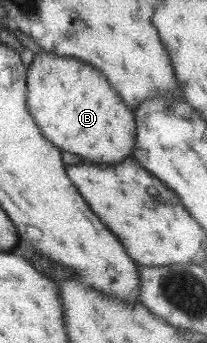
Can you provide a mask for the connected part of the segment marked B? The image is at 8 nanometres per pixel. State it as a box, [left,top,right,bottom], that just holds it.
[26,53,134,165]

